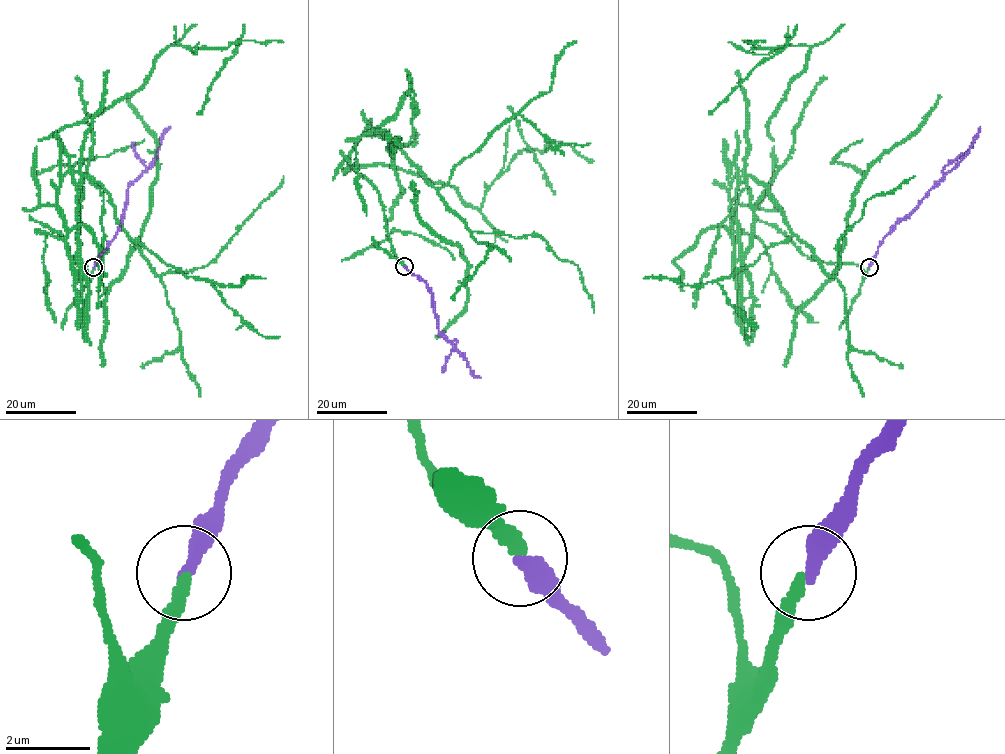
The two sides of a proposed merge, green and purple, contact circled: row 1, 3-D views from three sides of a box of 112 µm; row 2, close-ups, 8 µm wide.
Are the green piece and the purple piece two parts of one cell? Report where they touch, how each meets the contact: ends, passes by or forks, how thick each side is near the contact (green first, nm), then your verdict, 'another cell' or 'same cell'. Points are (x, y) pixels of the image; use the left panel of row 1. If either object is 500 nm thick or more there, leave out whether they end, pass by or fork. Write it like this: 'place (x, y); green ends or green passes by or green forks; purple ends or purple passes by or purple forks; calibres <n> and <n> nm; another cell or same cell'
place (93, 267); green ends; purple ends; calibres 240 and 360 nm; same cell

